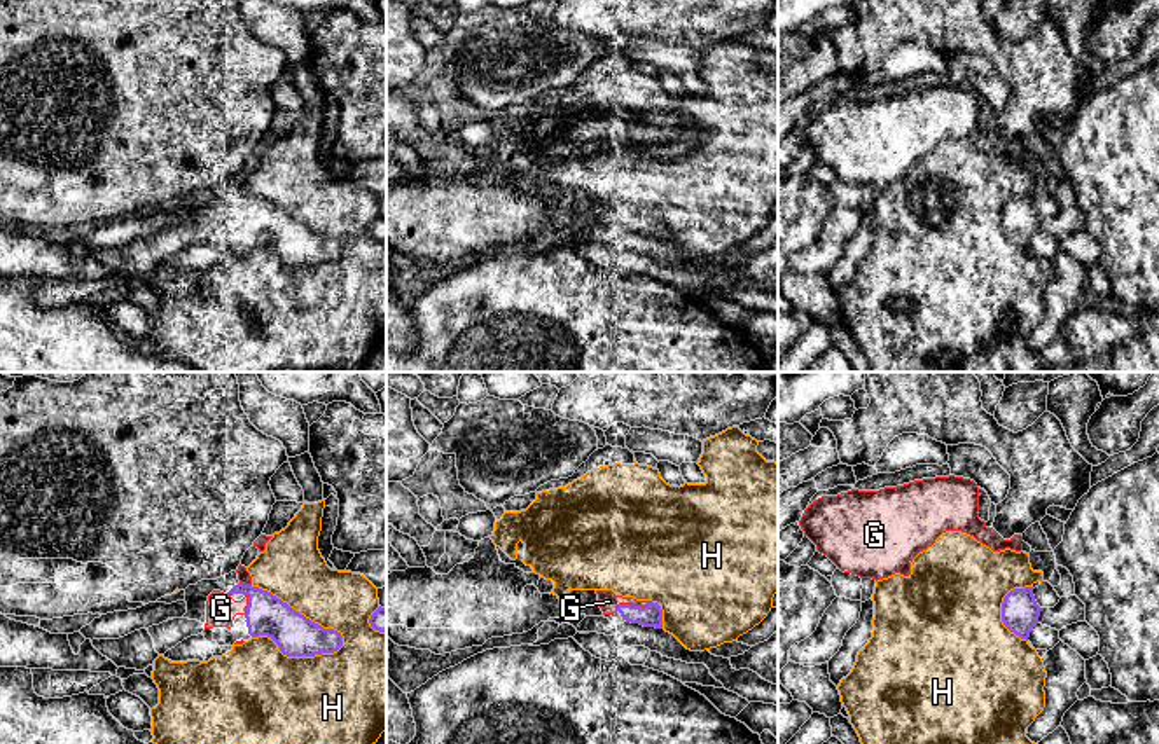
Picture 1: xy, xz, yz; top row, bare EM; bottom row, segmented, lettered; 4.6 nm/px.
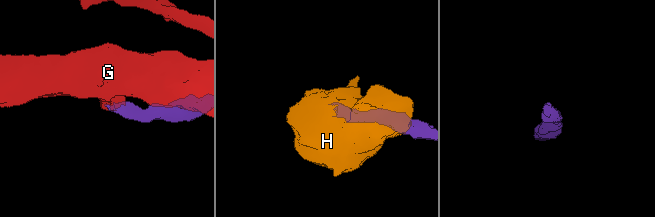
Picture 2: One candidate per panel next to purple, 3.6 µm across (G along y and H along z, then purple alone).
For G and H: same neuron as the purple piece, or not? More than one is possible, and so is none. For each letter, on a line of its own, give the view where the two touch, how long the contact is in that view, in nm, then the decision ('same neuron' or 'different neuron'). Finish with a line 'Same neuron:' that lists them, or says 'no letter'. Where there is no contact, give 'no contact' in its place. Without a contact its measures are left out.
G: contact in xz; length 170 nm; same neuron
H: contact in xy; length 500 nm; different neuron
Same neuron: G

